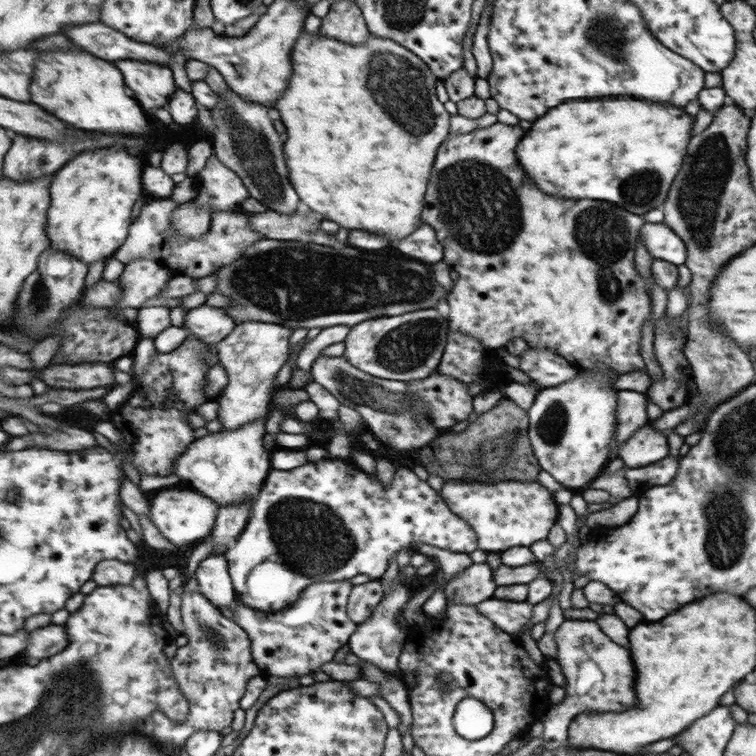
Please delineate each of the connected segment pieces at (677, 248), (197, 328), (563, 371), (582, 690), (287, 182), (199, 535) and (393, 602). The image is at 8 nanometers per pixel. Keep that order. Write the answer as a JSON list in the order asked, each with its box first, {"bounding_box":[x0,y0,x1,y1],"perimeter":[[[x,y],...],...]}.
[{"bounding_box":[639,222,687,267],"perimeter":[[[646,222],[640,228],[639,235],[650,251],[653,259],[670,262],[676,267],[686,264],[687,246],[686,243],[671,229],[662,223]]]},{"bounding_box":[184,304,238,345],"perimeter":[[[207,304],[188,310],[184,326],[204,342],[215,345],[230,336],[238,327],[234,316],[225,308],[212,307]]]},{"bounding_box":[518,348,578,387],"perimeter":[[[528,348],[518,357],[518,368],[543,387],[564,384],[578,373],[578,368],[548,348]]]},{"bounding_box":[536,619,636,752],"perimeter":[[[566,619],[554,633],[557,643],[556,660],[559,662],[566,679],[565,697],[552,710],[548,710],[542,724],[544,726],[543,745],[536,752],[552,750],[563,746],[568,739],[568,728],[571,722],[580,716],[582,712],[596,711],[607,713],[608,711],[624,712],[634,706],[636,694],[634,694],[634,668],[635,662],[630,660],[628,648],[612,642],[606,636],[600,625],[593,620]]]},{"bounding_box":[210,86,301,216],"perimeter":[[[232,86],[230,94],[220,94],[220,104],[211,110],[218,127],[210,134],[210,138],[216,138],[212,144],[218,144],[215,154],[244,179],[252,197],[268,206],[270,211],[294,216],[298,212],[301,196],[291,181],[286,141],[282,140],[271,110],[264,104],[244,100],[244,96],[240,96],[240,92]]]},{"bounding_box":[152,488,220,546],"perimeter":[[[166,488],[166,490],[158,492],[158,496],[152,500],[152,520],[162,530],[162,534],[176,546],[191,546],[194,542],[203,542],[212,538],[218,512],[220,512],[220,504],[216,504],[216,502],[212,502],[212,498],[208,498],[200,492],[192,492],[192,490]]]},{"bounding_box":[347,558,410,674],"perimeter":[[[396,558],[390,559],[388,568],[384,575],[379,579],[383,586],[385,598],[372,612],[372,616],[358,624],[358,628],[352,634],[352,637],[347,642],[352,654],[355,654],[360,660],[370,661],[383,671],[389,671],[393,674],[399,673],[399,656],[402,652],[403,645],[408,639],[408,628],[402,628],[398,624],[398,613],[403,610],[403,606],[408,601],[410,595],[409,590],[400,584],[397,580],[399,565]]]}]

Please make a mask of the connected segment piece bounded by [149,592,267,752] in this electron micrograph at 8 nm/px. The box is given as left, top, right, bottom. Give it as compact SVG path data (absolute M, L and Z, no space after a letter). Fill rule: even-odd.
M186 592L183 598L183 630L186 631L184 635L188 638L189 642L186 646L177 648L176 655L170 659L170 663L172 664L172 668L174 668L174 672L176 672L176 679L178 679L182 691L190 699L192 712L190 712L188 722L184 722L184 724L174 722L162 710L158 710L151 718L149 731L155 742L166 748L166 752L176 752L176 750L181 751L186 749L187 743L196 732L204 732L204 730L222 732L228 726L232 726L234 718L236 718L236 710L243 708L242 702L248 692L248 686L252 678L267 676L266 672L260 669L260 665L256 663L251 634L238 621L224 616L222 610L216 607L202 592Z

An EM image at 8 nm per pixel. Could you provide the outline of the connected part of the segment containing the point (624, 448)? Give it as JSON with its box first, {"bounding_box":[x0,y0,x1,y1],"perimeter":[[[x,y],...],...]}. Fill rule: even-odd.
{"bounding_box":[618,423,669,468],"perimeter":[[[652,423],[642,424],[628,440],[620,446],[618,457],[624,461],[624,468],[643,468],[663,460],[669,455],[668,438]]]}

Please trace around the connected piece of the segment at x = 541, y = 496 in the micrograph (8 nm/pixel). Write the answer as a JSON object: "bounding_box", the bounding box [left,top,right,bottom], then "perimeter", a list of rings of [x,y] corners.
{"bounding_box":[440,481,558,552],"perimeter":[[[446,481],[440,496],[479,536],[480,550],[503,552],[514,546],[529,547],[546,539],[558,520],[558,504],[552,494],[535,482],[468,483]]]}

